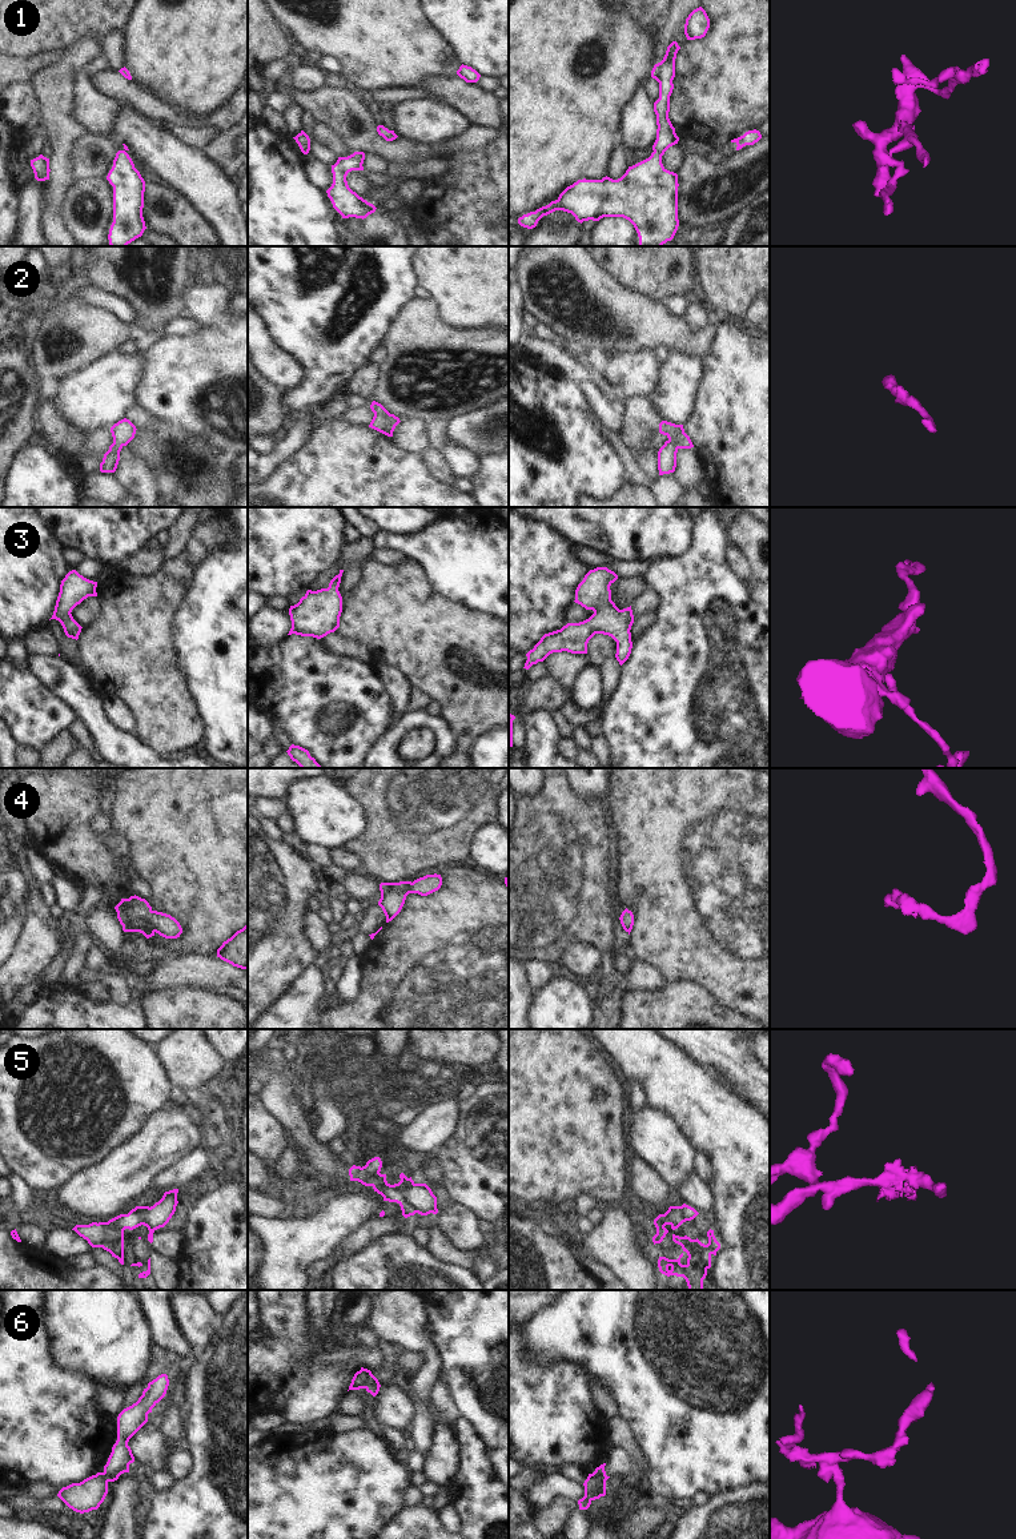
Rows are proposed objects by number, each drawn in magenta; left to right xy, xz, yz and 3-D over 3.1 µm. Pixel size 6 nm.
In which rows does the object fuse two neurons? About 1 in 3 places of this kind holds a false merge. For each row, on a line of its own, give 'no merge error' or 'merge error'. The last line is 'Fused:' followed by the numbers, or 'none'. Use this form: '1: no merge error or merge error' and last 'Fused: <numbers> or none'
1: no merge error
2: no merge error
3: no merge error
4: no merge error
5: no merge error
6: merge error
Fused: 6

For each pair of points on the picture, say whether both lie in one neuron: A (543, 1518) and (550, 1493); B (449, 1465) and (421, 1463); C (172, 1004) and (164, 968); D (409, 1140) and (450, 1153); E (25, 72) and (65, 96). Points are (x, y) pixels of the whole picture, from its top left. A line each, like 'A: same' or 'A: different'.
A: different
B: different
C: different
D: different
E: different

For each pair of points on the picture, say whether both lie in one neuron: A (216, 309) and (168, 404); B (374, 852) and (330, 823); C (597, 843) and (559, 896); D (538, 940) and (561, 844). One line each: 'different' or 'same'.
A: same
B: different
C: same
D: same

